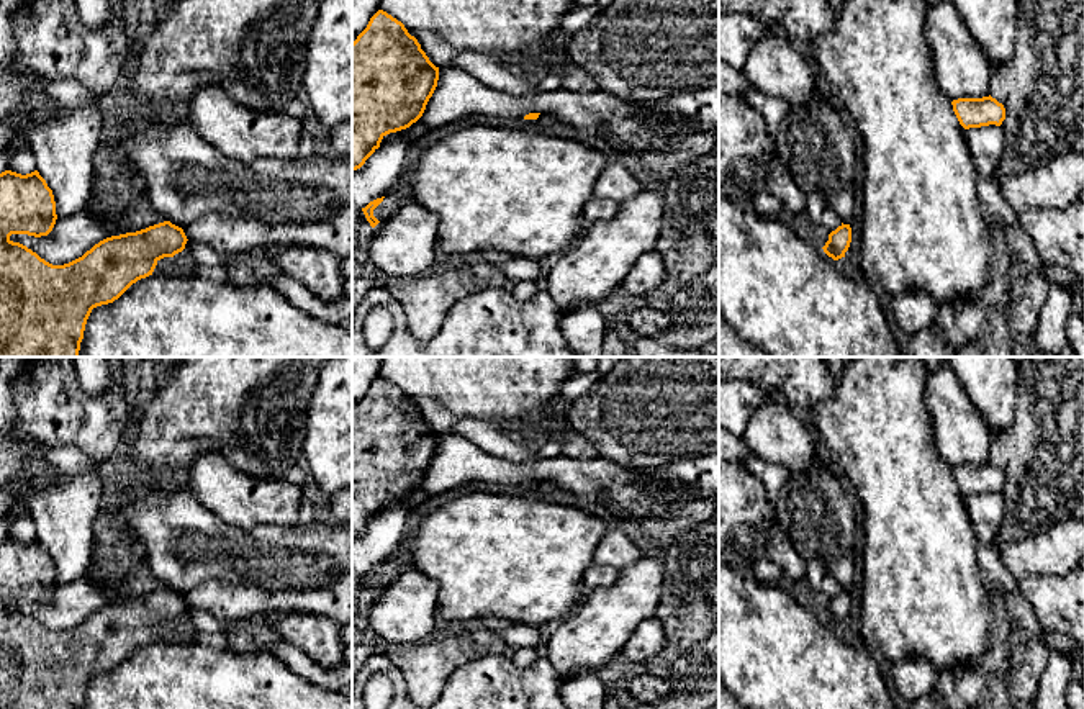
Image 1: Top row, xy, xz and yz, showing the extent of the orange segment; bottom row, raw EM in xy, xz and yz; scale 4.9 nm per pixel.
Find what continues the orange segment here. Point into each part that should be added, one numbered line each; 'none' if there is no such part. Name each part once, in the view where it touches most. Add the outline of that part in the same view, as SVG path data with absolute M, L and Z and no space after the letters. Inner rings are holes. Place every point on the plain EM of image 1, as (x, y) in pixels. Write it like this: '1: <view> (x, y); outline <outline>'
none

